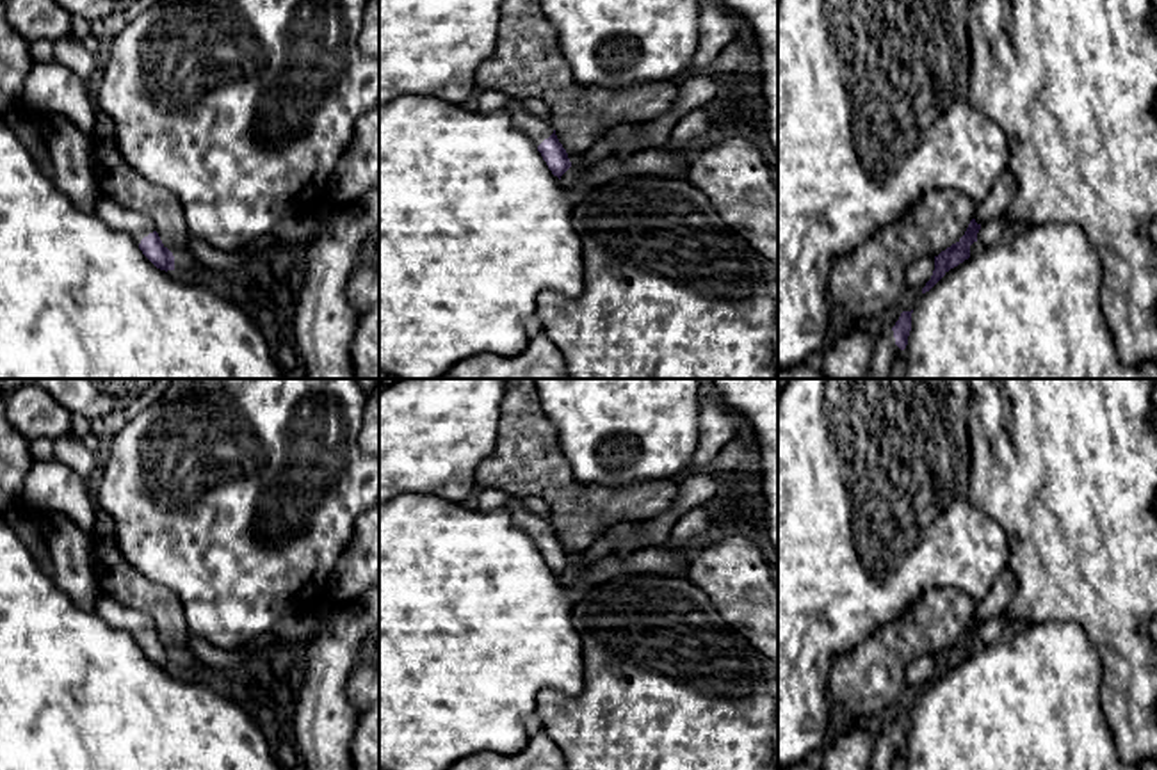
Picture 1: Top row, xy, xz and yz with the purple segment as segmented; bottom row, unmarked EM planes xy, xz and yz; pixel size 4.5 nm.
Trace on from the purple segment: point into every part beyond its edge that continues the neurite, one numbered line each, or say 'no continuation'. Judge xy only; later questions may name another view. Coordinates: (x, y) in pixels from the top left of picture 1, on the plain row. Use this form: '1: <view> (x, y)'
1: xy (136, 623)

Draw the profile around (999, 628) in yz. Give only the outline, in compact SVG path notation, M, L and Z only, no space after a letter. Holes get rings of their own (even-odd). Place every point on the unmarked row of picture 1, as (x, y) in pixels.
M1002 612L991 617L988 622L981 624L977 640L981 640L984 646L991 646L995 642L1007 640L1013 631L1015 628L1009 622L1009 617L1006 615L1006 612Z

